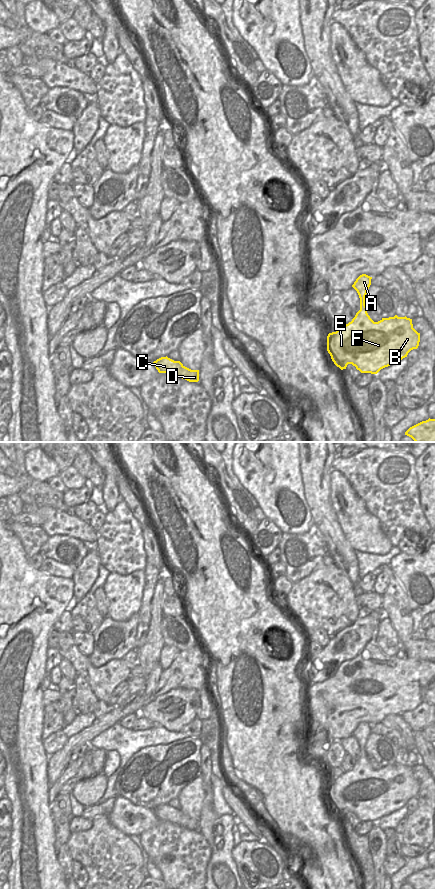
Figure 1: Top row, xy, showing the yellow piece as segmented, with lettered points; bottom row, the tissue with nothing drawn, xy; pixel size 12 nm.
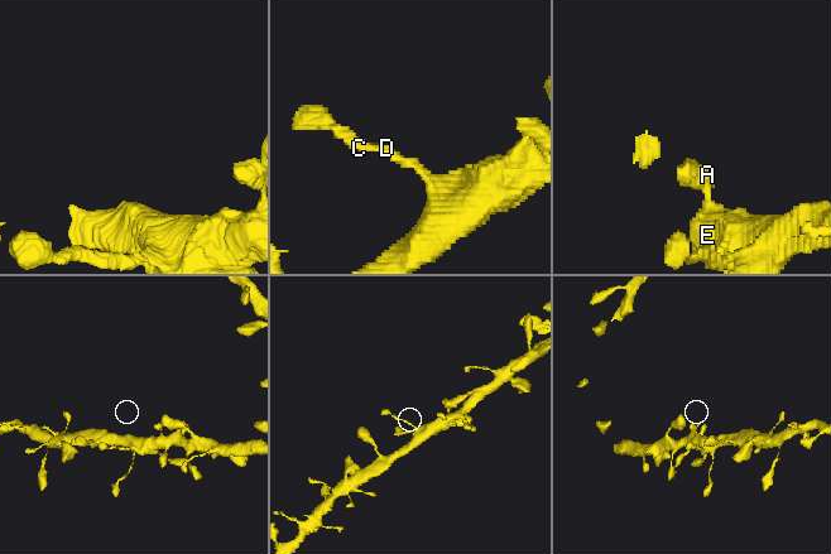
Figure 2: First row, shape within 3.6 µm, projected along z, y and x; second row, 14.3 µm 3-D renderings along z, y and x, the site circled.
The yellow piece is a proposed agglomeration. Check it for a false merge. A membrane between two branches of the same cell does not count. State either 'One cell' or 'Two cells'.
One cell

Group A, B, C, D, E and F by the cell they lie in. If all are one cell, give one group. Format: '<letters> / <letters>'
A B C D E F

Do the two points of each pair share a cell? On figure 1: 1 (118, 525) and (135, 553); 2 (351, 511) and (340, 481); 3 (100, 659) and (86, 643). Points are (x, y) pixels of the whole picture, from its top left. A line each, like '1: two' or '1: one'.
1: one
2: one
3: two

